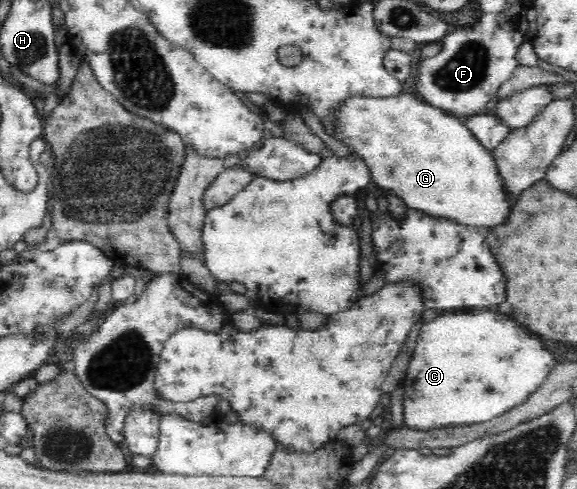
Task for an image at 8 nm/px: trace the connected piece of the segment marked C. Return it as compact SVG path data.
M502 313L439 315L423 323L402 380L404 424L428 431L481 424L524 403L558 363L530 331Z

